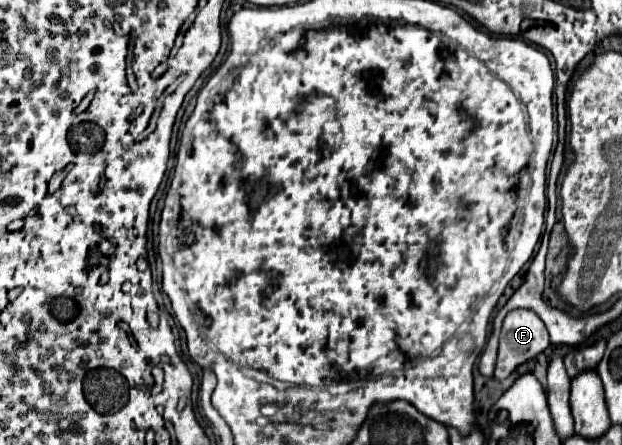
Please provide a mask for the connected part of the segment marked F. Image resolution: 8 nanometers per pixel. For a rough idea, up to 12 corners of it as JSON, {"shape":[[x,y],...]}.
{"shape":[[525,309],[505,317],[495,379],[549,347],[549,333]]}

